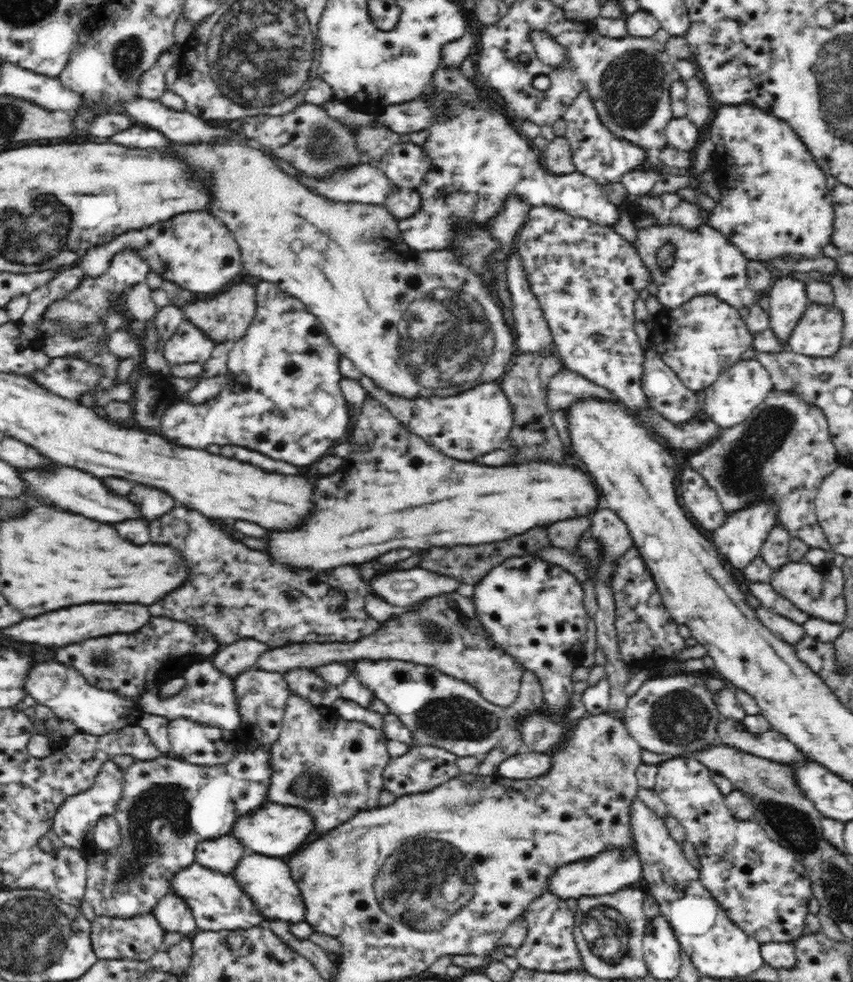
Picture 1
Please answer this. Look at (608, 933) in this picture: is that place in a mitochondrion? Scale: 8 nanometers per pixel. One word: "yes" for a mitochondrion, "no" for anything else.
yes

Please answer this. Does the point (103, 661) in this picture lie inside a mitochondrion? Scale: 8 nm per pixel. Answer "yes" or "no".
yes

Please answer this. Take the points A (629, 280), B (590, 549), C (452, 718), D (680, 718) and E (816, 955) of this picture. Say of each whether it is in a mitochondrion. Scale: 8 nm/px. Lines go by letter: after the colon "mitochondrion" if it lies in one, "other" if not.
A: other
B: mitochondrion
C: mitochondrion
D: mitochondrion
E: other

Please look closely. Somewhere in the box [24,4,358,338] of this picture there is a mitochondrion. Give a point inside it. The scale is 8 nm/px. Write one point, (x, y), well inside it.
(128, 55)

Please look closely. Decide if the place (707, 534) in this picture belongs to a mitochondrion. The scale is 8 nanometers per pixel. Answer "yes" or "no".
no

